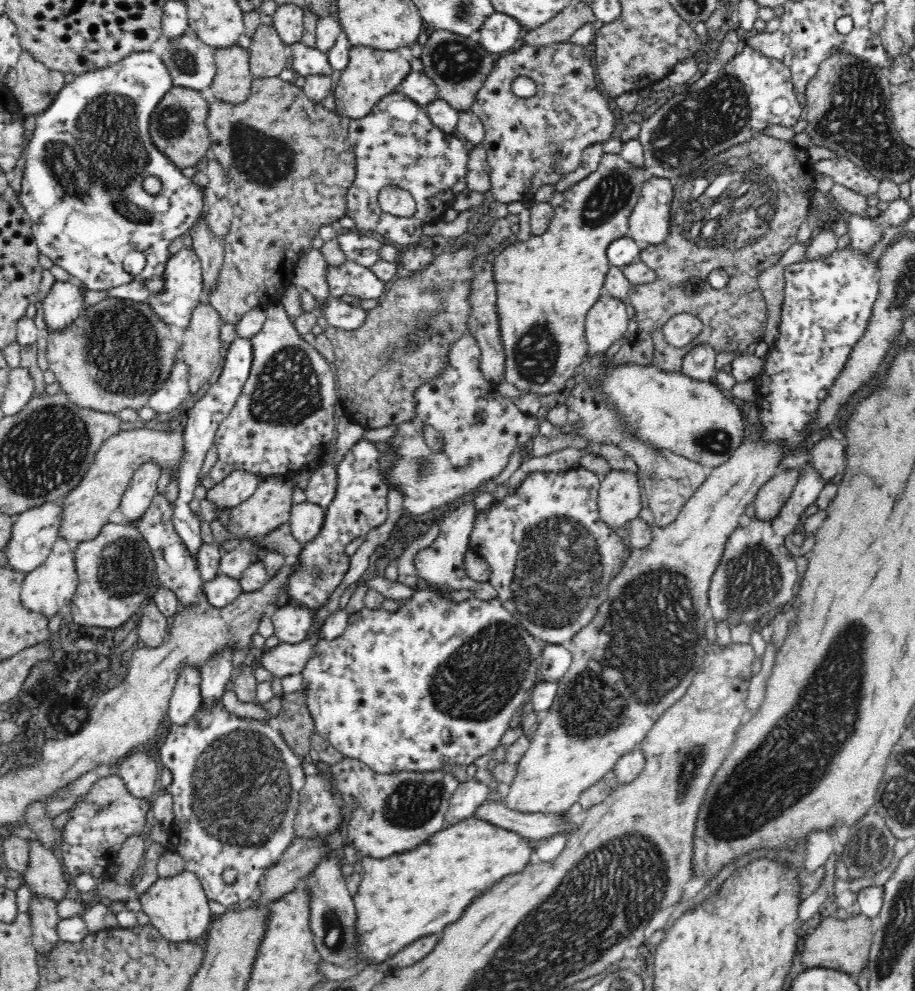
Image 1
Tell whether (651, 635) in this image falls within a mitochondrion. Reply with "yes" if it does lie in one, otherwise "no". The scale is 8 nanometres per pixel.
yes

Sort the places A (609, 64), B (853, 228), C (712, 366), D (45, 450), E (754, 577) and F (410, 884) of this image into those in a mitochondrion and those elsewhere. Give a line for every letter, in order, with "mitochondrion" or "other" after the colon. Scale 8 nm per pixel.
A: other
B: other
C: other
D: mitochondrion
E: mitochondrion
F: other

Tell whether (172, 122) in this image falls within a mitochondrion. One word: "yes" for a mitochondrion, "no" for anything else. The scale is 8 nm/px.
yes

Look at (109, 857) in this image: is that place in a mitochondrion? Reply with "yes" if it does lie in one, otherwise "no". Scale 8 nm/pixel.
no

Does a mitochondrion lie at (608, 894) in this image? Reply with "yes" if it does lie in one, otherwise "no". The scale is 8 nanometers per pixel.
yes

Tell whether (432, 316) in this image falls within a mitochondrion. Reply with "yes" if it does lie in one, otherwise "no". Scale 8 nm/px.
yes

